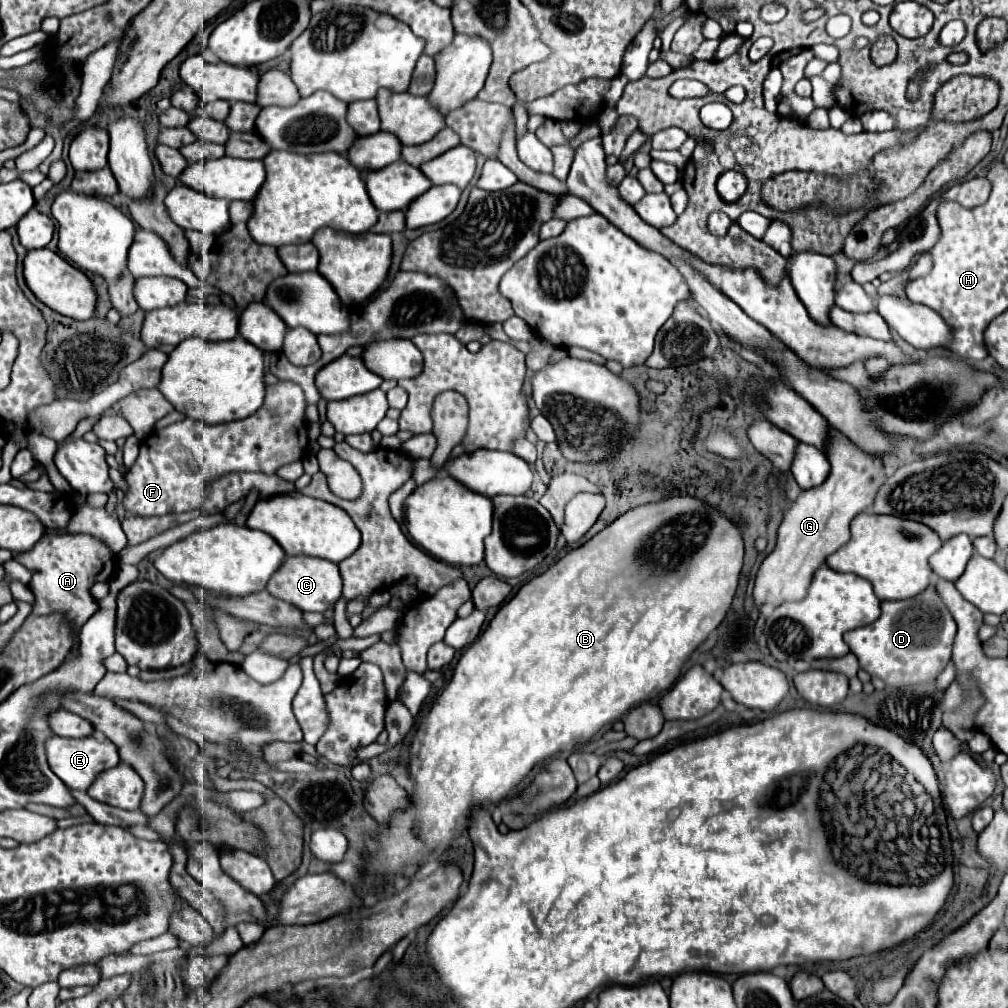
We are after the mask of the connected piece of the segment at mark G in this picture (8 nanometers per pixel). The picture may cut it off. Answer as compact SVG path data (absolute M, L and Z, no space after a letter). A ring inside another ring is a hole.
M834 427L830 429L830 435L834 435L834 443L830 443L830 447L826 447L826 457L830 459L830 475L826 477L826 483L822 483L822 487L812 487L810 491L802 491L798 495L798 499L792 503L792 507L786 511L782 525L778 527L778 541L774 551L762 561L758 573L756 573L756 585L754 585L754 605L762 607L762 605L782 605L786 601L798 601L804 599L808 585L816 573L816 569L826 561L826 557L834 551L838 551L848 539L850 539L850 521L866 511L868 507L872 507L874 497L878 493L878 489L882 487L882 483L886 481L886 473L884 473L884 465L878 457L872 457L864 451L860 451L846 435L838 433Z

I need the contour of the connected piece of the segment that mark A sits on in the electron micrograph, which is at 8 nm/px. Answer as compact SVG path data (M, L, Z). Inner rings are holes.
M44 535L30 551L16 555L24 567L32 571L30 591L36 595L34 615L52 615L60 613L68 619L74 629L80 629L96 611L98 603L90 595L90 587L96 581L110 581L114 575L116 555L112 549L94 535Z

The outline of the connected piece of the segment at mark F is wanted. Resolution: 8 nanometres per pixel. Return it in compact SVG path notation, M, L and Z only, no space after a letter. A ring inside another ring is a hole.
M278 381L276 385L266 385L266 403L262 403L262 407L254 415L242 421L206 425L196 419L184 419L150 433L146 439L140 441L140 455L136 463L130 467L130 473L126 475L126 483L130 485L130 491L124 497L124 507L134 515L142 515L142 517L184 513L184 511L200 509L204 501L206 485L212 479L222 477L224 473L262 471L262 473L274 475L278 467L294 463L302 459L302 455L306 453L308 435L306 435L304 411L306 411L306 401L304 401L302 389L296 383Z

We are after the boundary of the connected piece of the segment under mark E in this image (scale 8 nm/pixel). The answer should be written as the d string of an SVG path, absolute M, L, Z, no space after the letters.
M52 735L50 739L46 739L46 757L48 757L50 769L70 789L78 789L78 791L88 791L88 787L94 783L98 773L102 773L110 767L116 767L120 763L118 749L114 747L114 743L110 743L110 739L96 739L96 737L68 739L68 737Z

